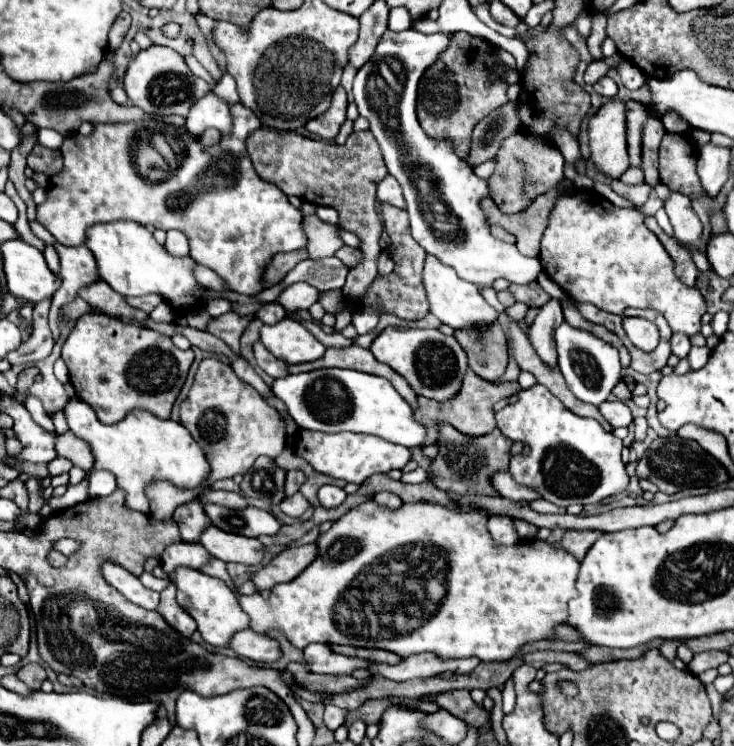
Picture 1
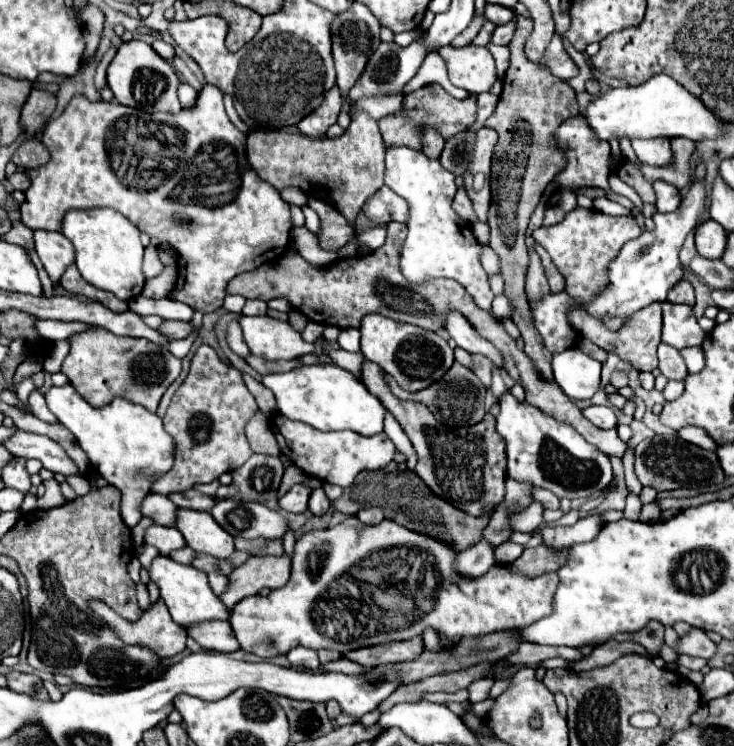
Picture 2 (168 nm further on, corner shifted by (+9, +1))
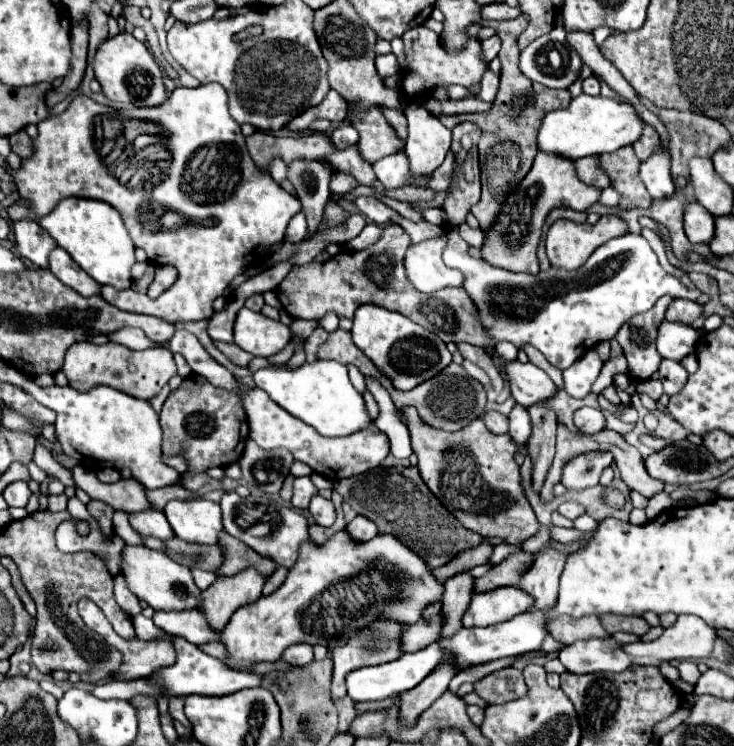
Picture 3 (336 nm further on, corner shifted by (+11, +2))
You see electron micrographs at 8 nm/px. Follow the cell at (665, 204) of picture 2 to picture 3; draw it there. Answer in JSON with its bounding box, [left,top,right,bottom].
[640,144,676,200]

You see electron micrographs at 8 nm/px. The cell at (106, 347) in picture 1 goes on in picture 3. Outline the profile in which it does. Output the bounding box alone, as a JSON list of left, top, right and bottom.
[62,342,176,400]

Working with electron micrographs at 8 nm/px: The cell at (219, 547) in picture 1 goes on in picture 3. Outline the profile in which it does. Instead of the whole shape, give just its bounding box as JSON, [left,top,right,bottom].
[164,496,222,544]

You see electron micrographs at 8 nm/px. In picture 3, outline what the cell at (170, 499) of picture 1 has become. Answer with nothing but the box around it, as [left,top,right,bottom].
[160,374,248,474]

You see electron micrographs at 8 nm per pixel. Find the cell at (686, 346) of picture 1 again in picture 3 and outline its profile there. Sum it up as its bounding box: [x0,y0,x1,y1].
[658,360,688,396]

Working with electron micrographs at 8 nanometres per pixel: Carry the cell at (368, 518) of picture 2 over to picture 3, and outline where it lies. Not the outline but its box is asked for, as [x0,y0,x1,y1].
[346,516,376,544]

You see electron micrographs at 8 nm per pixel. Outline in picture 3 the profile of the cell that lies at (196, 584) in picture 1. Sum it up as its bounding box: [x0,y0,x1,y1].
[120,544,202,610]

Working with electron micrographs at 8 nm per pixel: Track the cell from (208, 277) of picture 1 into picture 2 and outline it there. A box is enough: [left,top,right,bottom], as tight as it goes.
[142,243,164,279]

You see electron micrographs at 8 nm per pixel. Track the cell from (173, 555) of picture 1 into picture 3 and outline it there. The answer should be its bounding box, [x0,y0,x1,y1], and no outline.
[128,506,174,540]

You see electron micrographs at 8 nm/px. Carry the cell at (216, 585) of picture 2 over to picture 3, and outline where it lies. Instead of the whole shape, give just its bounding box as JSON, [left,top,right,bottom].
[192,570,216,590]

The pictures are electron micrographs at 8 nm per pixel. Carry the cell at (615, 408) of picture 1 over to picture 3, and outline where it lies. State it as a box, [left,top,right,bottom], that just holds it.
[572,408,606,434]

